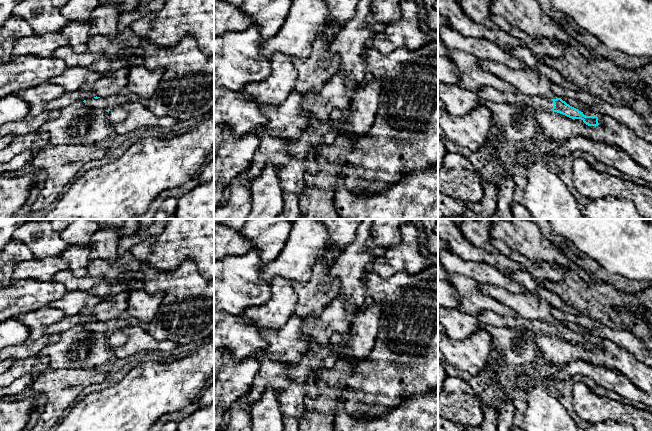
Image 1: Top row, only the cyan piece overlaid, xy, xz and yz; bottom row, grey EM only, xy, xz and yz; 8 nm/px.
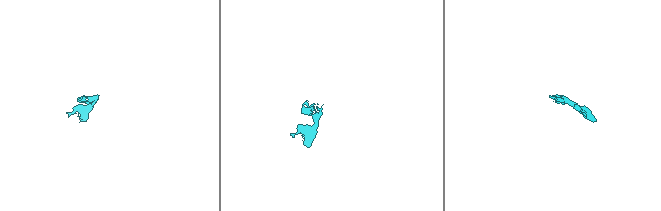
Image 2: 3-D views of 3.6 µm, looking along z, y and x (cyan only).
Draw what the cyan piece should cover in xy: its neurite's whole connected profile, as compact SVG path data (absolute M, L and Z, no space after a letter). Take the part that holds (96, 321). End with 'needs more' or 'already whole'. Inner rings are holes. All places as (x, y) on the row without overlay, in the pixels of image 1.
M124 317L110 320L108 322L94 321L83 325L89 331L103 332L109 336L114 331L126 328L128 326L127 321Z; needs more

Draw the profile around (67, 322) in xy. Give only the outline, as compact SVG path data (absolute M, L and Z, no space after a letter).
M79 313L75 316L65 316L62 320L51 324L47 329L48 334L62 334L75 325L84 325L96 321L96 317L91 314Z

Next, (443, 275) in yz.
M438 237L438 280L451 282L450 273L444 269L440 261L440 252L443 250L451 251L450 247Z

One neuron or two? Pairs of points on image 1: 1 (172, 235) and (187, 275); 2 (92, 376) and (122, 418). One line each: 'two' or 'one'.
1: two
2: two

